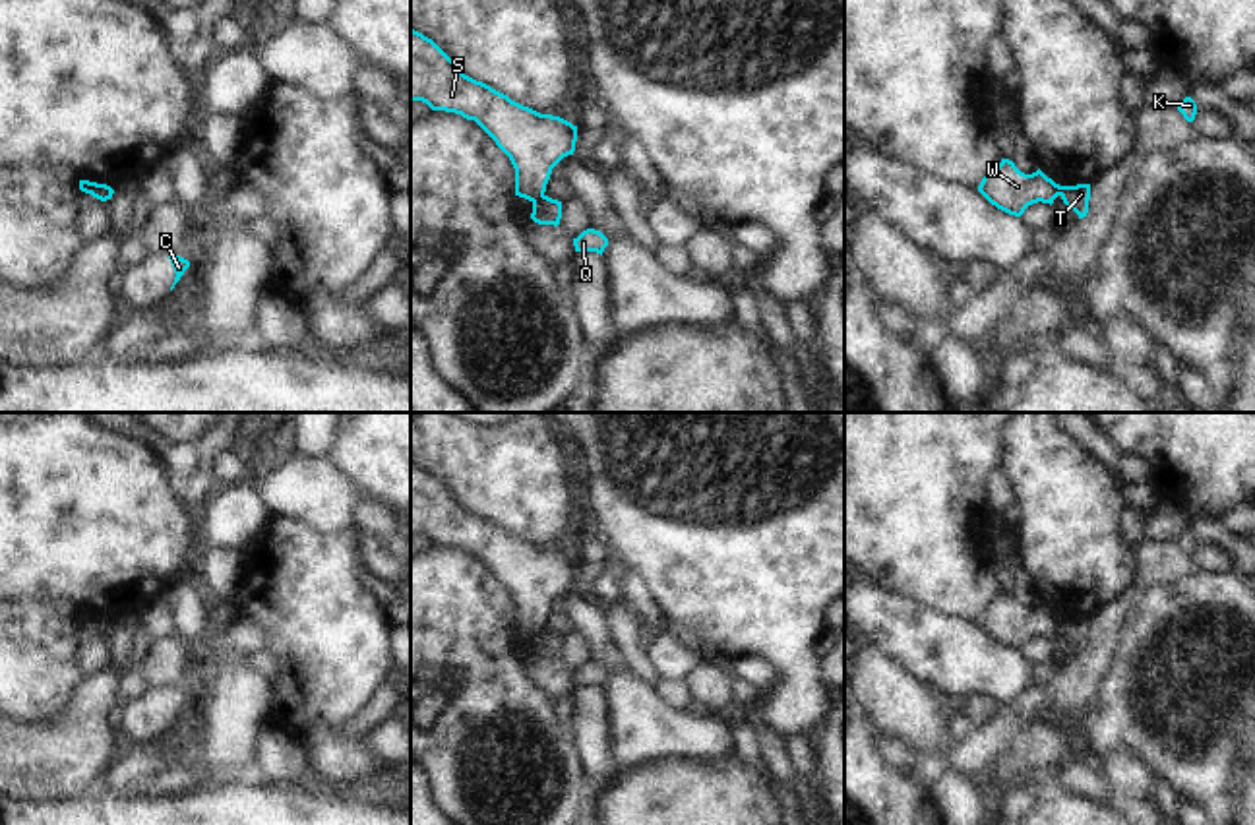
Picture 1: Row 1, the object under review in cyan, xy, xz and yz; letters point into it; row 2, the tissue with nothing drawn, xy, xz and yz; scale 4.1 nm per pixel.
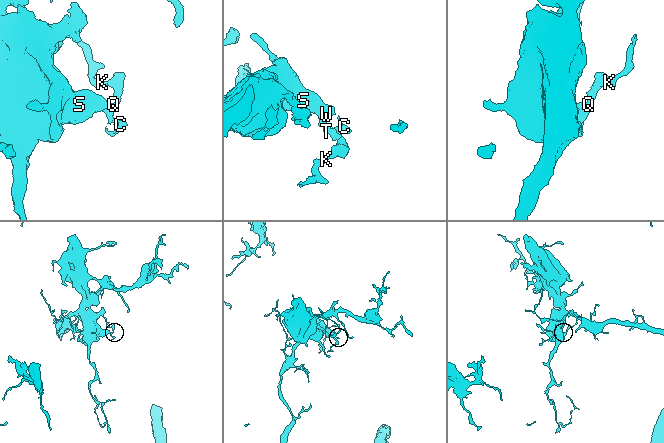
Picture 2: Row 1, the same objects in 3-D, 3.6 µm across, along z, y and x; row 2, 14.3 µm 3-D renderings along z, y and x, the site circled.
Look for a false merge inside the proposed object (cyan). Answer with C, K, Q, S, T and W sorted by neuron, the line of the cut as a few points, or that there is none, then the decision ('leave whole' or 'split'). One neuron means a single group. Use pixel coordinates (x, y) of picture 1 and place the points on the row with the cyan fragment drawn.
C K Q T / S W | xz (543, 194), (533, 202) | split

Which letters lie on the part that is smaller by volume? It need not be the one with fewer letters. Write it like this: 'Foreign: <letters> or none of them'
Foreign: C, K, Q, T

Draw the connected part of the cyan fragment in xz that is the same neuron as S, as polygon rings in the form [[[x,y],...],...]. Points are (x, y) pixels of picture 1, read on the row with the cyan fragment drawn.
[[[411,27],[411,101],[474,120],[509,157],[515,196],[536,201],[552,168],[573,155],[577,126],[511,101],[490,85],[465,76],[428,37]]]

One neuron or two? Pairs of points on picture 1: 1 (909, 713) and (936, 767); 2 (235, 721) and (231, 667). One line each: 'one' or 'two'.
1: two
2: one

